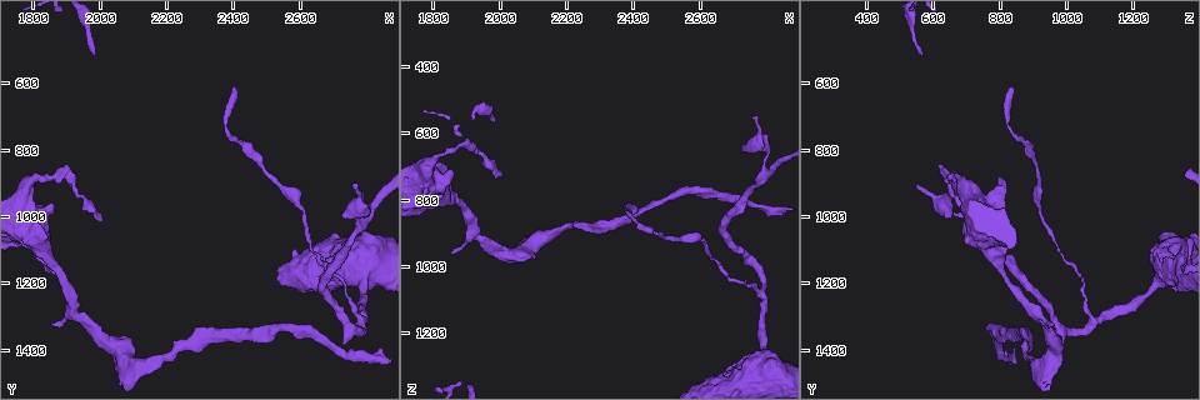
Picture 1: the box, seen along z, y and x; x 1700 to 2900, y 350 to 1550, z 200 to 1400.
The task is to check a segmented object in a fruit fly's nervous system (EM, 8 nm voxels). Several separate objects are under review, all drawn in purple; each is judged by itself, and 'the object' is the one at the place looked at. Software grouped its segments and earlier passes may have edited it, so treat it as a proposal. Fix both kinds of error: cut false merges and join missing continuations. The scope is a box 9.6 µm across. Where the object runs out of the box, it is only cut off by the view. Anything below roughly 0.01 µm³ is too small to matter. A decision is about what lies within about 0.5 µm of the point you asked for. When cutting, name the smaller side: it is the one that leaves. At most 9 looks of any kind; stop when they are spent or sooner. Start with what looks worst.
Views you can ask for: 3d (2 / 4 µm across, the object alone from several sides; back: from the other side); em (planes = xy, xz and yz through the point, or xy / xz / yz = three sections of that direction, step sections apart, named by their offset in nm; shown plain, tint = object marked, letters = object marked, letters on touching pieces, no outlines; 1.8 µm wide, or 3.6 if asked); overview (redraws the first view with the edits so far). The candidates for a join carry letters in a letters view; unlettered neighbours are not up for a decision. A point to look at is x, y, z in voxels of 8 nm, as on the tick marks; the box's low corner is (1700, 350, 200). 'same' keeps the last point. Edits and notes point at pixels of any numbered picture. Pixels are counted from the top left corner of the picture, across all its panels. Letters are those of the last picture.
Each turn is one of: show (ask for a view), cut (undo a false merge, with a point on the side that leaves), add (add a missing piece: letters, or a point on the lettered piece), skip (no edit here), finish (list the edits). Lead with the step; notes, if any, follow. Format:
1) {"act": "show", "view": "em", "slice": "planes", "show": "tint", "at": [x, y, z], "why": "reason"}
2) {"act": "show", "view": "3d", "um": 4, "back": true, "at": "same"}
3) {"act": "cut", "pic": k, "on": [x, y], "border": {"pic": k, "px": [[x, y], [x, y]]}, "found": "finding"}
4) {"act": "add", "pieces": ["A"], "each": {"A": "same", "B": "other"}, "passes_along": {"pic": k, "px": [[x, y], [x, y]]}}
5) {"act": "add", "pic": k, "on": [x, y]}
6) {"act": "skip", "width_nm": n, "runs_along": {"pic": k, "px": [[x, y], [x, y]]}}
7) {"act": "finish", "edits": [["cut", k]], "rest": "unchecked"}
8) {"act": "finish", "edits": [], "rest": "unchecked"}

{"act": "show", "view": "3d", "um": 4, "at": [1770, 950, 760], "why": "calibre changes"}

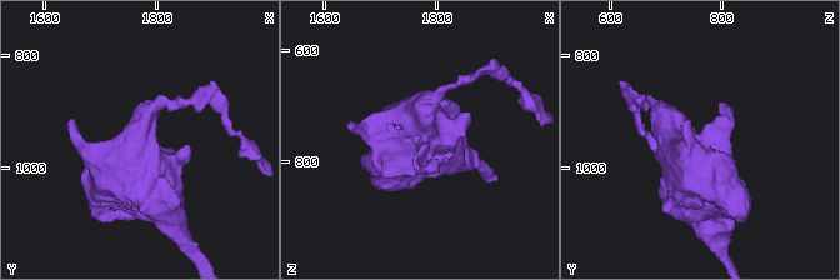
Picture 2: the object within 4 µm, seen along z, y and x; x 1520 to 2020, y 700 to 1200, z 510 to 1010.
{"act": "show", "view": "em", "um": 3.6, "slice": "planes", "show": "letters", "at": [1775, 960, 760], "why": "shape alone is not enough"}

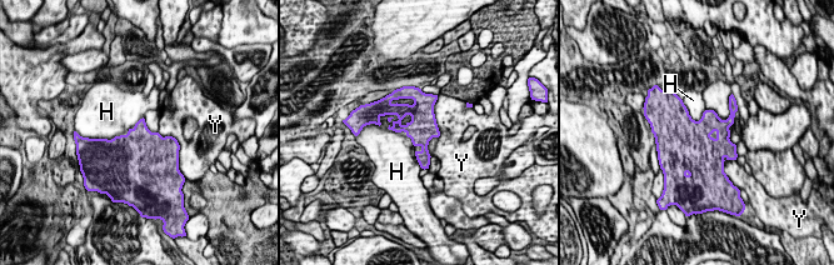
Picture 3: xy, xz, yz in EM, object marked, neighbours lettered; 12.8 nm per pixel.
{"act": "skip", "each": {"H": "other", "Y": "other"}, "border": {"pic": 3, "px": [[682, 100], [688, 114], [698, 121]]}, "found": "all the same neuron"}

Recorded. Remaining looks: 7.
{"act": "show", "view": "em", "slice": "planes", "show": "tint", "at": [1980, 520, 570], "why": "long arm stops here"}

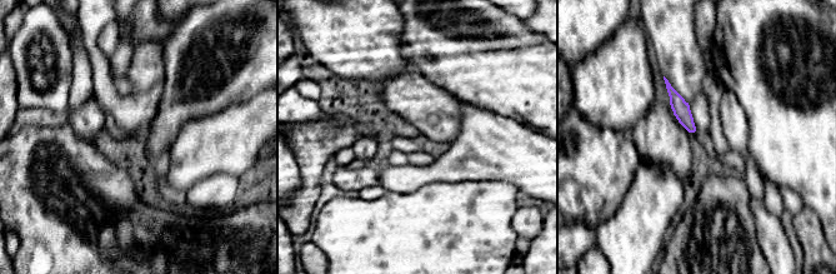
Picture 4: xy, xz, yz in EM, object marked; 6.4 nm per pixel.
{"act": "show", "view": "em", "slice": "planes", "show": "letters", "at": "same"}

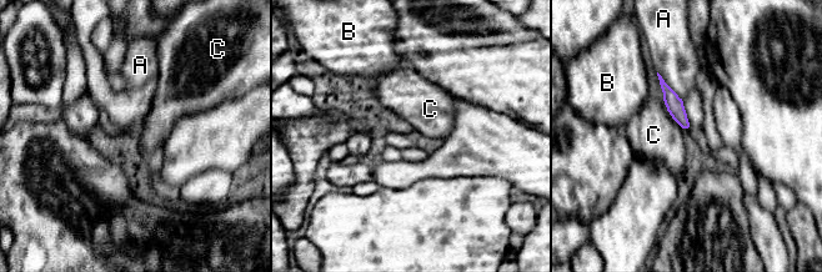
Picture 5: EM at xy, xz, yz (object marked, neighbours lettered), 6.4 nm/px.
{"act": "skip", "each": {"A": "other", "B": "other", "C": "other"}, "border": {"pic": 5, "px": [[663, 100], [668, 114], [680, 125]]}, "found": "none of them fits"}

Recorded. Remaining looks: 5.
{"act": "show", "view": "3d", "um": 4, "back": true, "at": [2790, 1310, 1080], "why": "calibre changes"}

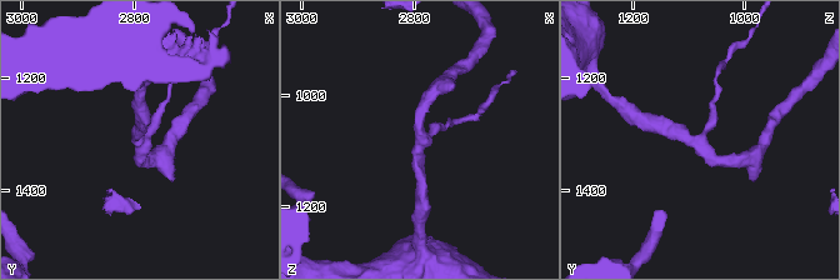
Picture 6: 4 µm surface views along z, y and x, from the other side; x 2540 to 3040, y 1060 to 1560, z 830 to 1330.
{"act": "show", "view": "em", "slice": "xz", "step": 8, "show": "letters", "at": [2790, 1310, 1090], "arms": 3}

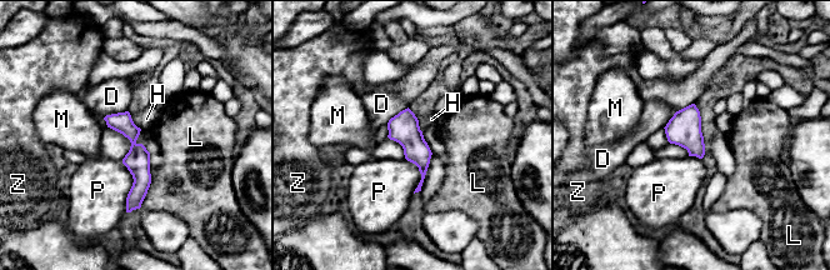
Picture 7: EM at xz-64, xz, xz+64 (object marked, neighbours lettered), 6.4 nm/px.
{"act": "show", "view": "em", "slice": "planes", "show": "letters", "at": "same", "why": "another direction"}

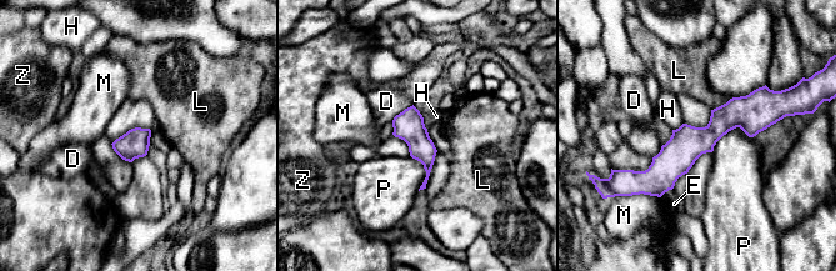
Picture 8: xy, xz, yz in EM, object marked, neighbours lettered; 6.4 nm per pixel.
{"act": "skip", "width_nm": 180, "each": {"D": "other", "E": "other", "H": "other", "L": "other", "M": "other", "P": "other", "Z": "other"}, "border": {"pic": 8, "px": [[682, 123], [672, 130]]}, "found": "all the same neuron"}

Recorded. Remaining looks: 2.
{"act": "show", "view": "em", "slice": "planes", "show": "letters", "at": [2410, 600, 840], "why": "tapers out"}

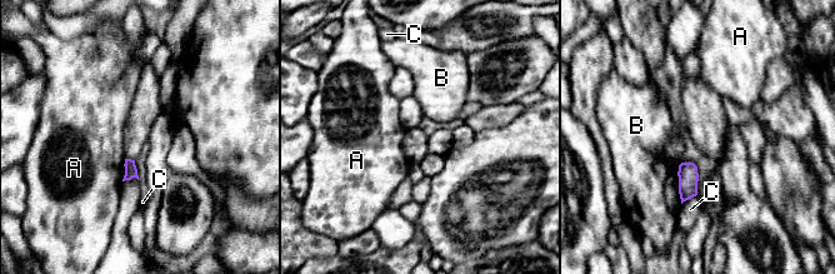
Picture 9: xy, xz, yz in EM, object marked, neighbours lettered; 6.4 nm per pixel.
{"act": "skip", "longest_contact_nm": ["B", 240], "each": {"A": "other", "B": "other", "C": "other"}, "border": {"pic": 9, "px": [[125, 159], [124, 178], [121, 180]]}, "found": "none of them fits"}

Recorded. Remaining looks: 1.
{"act": "finish", "edits": [], "rest": "unchecked"}

